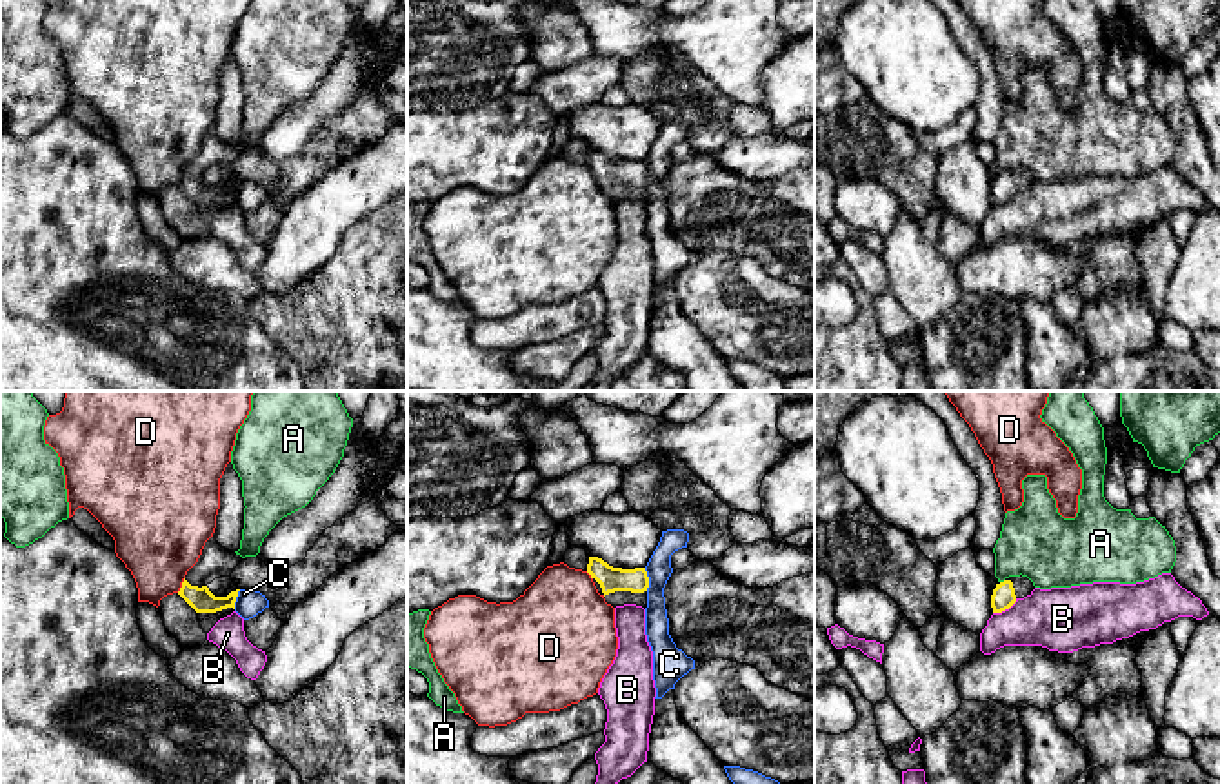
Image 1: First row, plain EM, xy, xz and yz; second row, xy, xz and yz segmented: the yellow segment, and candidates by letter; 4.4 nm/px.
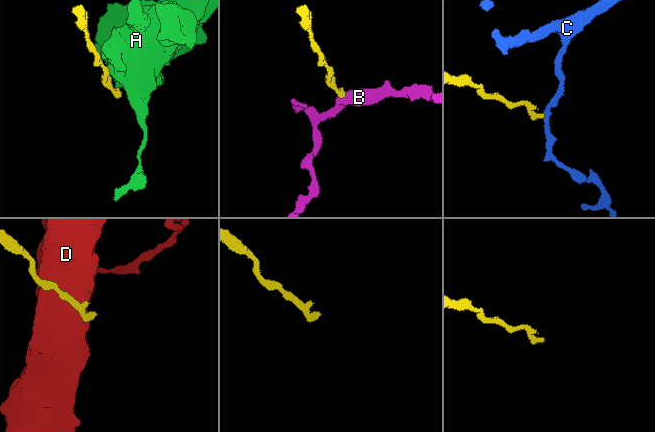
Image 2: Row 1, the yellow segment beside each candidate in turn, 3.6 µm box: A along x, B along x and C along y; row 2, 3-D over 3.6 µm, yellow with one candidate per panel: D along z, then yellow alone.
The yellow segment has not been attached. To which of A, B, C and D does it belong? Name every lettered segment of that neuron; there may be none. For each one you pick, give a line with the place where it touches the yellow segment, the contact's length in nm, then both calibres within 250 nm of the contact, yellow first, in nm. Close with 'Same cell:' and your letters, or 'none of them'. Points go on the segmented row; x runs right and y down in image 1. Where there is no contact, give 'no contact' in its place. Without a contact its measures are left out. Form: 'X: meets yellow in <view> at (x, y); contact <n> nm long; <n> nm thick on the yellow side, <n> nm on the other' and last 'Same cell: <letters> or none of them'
Same cell: none of them

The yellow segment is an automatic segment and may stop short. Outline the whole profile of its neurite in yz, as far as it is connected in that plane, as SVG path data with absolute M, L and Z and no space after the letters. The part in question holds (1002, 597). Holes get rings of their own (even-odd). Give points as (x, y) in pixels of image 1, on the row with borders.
M1009 577L1004 582L996 584L991 595L993 613L1002 613L1009 609L1018 598L1031 595L1035 589L1033 582L1027 577Z

